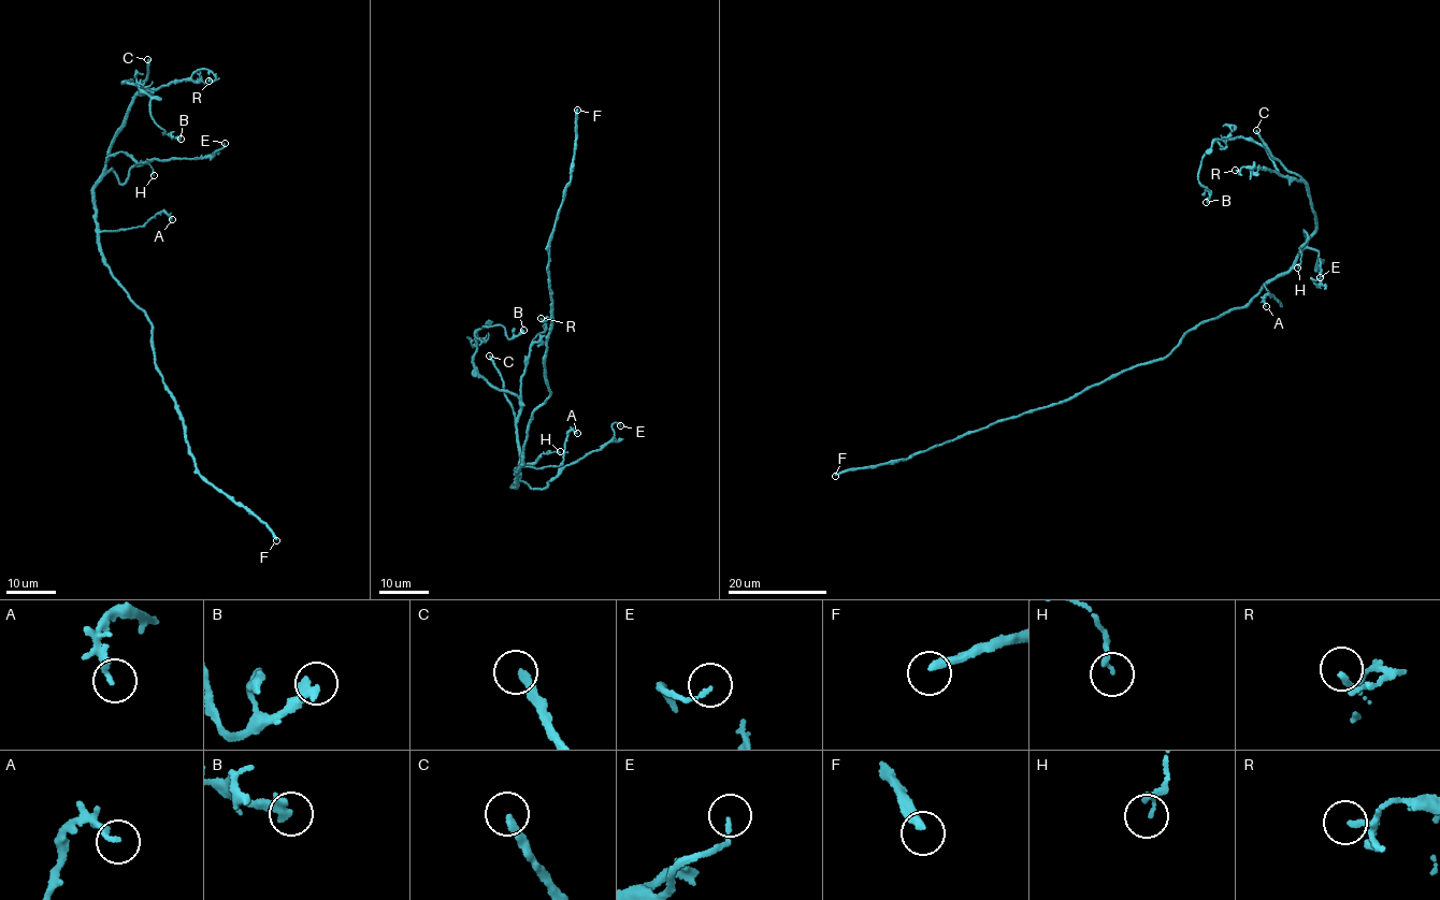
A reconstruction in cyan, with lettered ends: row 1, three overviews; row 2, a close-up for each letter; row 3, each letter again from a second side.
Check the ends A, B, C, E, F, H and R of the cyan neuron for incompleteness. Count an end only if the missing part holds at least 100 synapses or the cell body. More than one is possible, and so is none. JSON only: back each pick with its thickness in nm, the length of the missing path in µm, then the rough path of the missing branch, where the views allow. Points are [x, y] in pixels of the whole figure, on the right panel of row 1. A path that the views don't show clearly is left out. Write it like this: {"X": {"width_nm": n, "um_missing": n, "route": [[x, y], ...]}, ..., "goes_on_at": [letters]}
{"C": {"width_nm": 240, "um_missing": 6}, "F": {"width_nm": 280, "um_missing": 200}, "goes_on_at": ["C", "F"]}

